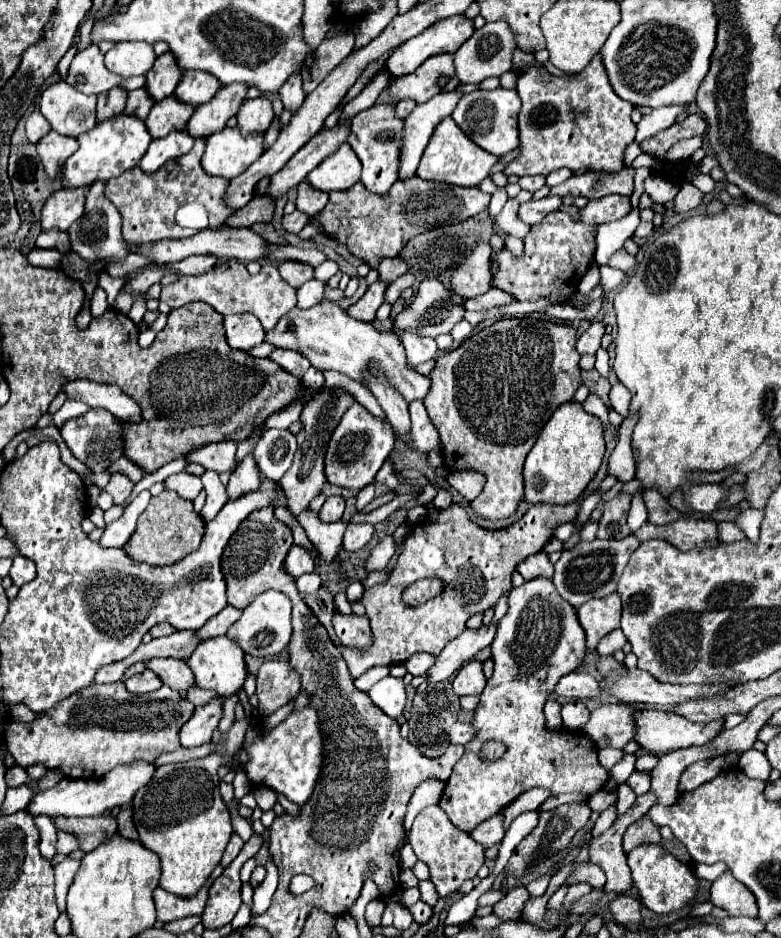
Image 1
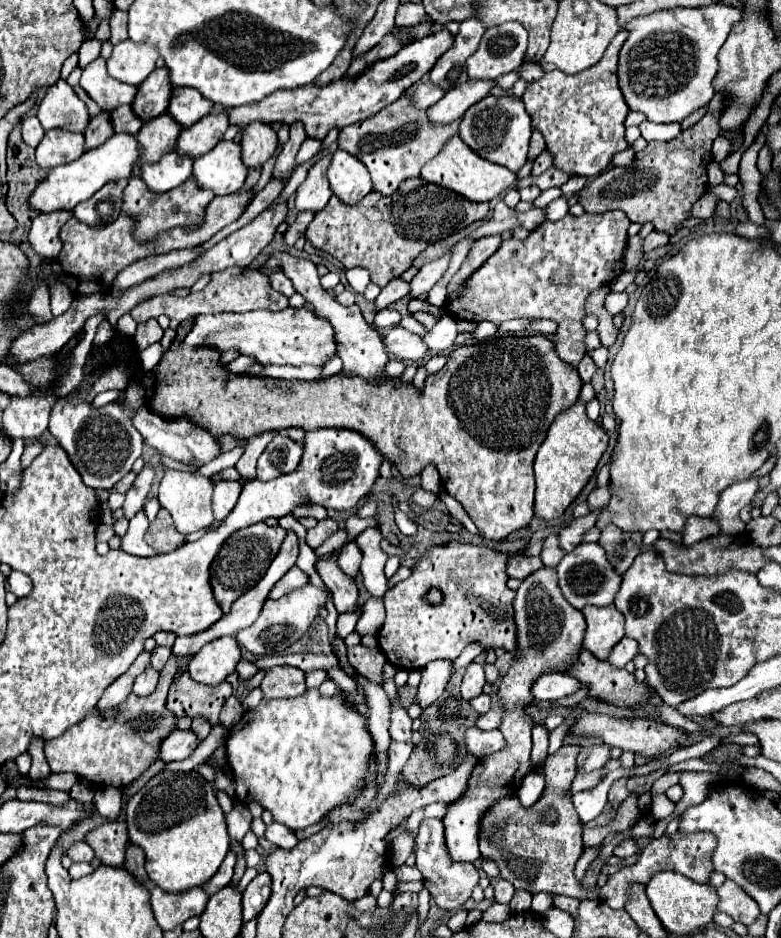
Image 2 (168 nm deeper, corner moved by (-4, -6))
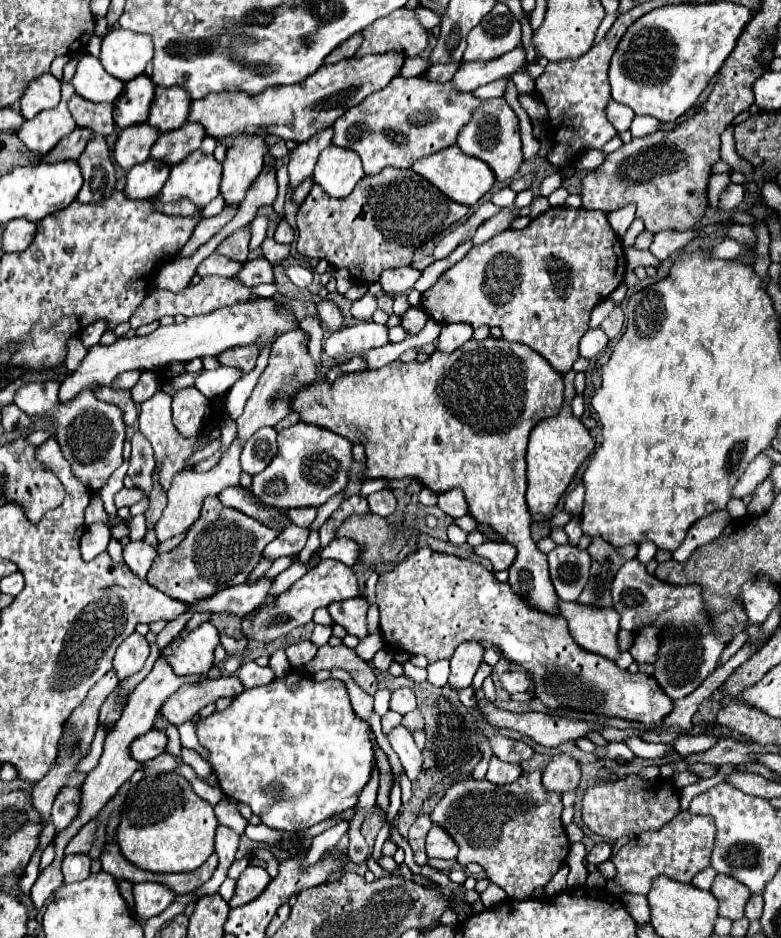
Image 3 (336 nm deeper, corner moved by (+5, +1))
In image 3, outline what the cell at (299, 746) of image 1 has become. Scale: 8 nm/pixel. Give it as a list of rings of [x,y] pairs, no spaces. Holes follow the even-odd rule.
[[[291,672],[283,680],[245,690],[223,712],[197,720],[197,738],[211,752],[211,766],[221,790],[229,798],[249,804],[265,826],[287,832],[305,830],[335,812],[357,806],[359,792],[367,784],[375,762],[367,730],[367,722],[355,714],[341,680],[315,682],[303,672]]]

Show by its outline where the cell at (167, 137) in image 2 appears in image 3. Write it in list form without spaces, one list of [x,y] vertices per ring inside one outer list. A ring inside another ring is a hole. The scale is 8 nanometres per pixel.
[[[147,122],[121,130],[115,144],[115,160],[119,162],[119,166],[127,170],[133,168],[135,164],[145,162],[157,138],[159,138],[159,128]]]

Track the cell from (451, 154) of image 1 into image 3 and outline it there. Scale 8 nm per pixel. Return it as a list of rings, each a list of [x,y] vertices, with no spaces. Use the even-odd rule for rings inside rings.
[[[457,144],[447,146],[445,150],[439,150],[437,154],[419,158],[413,164],[413,170],[417,174],[421,174],[423,178],[427,178],[433,186],[437,186],[445,196],[449,196],[455,202],[461,202],[465,206],[473,206],[483,194],[487,194],[491,190],[491,186],[495,182],[493,170],[489,170],[489,166],[485,166],[485,162],[481,162],[479,158],[467,156],[465,152],[461,152],[461,148]]]

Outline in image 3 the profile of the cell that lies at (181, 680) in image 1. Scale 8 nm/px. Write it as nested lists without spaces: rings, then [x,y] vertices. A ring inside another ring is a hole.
[[[221,676],[217,680],[203,678],[193,684],[183,684],[181,690],[177,690],[173,696],[165,700],[165,704],[161,706],[161,712],[171,724],[179,726],[187,720],[193,720],[193,716],[197,716],[201,708],[205,708],[207,704],[213,704],[217,698],[221,696],[233,698],[241,692],[243,692],[243,686],[237,676]]]

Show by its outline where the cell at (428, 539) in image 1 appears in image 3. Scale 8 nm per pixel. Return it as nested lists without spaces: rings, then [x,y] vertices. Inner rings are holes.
[[[429,548],[417,550],[415,556],[403,560],[393,570],[379,576],[375,596],[381,612],[383,642],[385,648],[393,654],[423,654],[429,662],[437,662],[441,658],[451,658],[455,648],[463,642],[493,642],[493,646],[497,646],[509,662],[521,664],[525,670],[533,674],[535,694],[549,708],[571,708],[605,716],[619,716],[625,720],[643,722],[647,726],[661,722],[673,710],[671,698],[659,688],[651,674],[631,674],[629,670],[621,670],[609,658],[589,654],[587,650],[577,646],[577,642],[569,634],[565,618],[547,616],[529,606],[523,606],[509,584],[499,582],[493,572],[469,558],[441,554]]]

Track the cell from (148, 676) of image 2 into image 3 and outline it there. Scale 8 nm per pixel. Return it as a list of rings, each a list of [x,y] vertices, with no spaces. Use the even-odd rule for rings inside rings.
[[[133,632],[129,638],[125,638],[125,642],[117,648],[117,654],[113,660],[113,668],[117,670],[119,680],[125,680],[131,674],[139,672],[147,656],[149,656],[149,644],[141,634]]]

